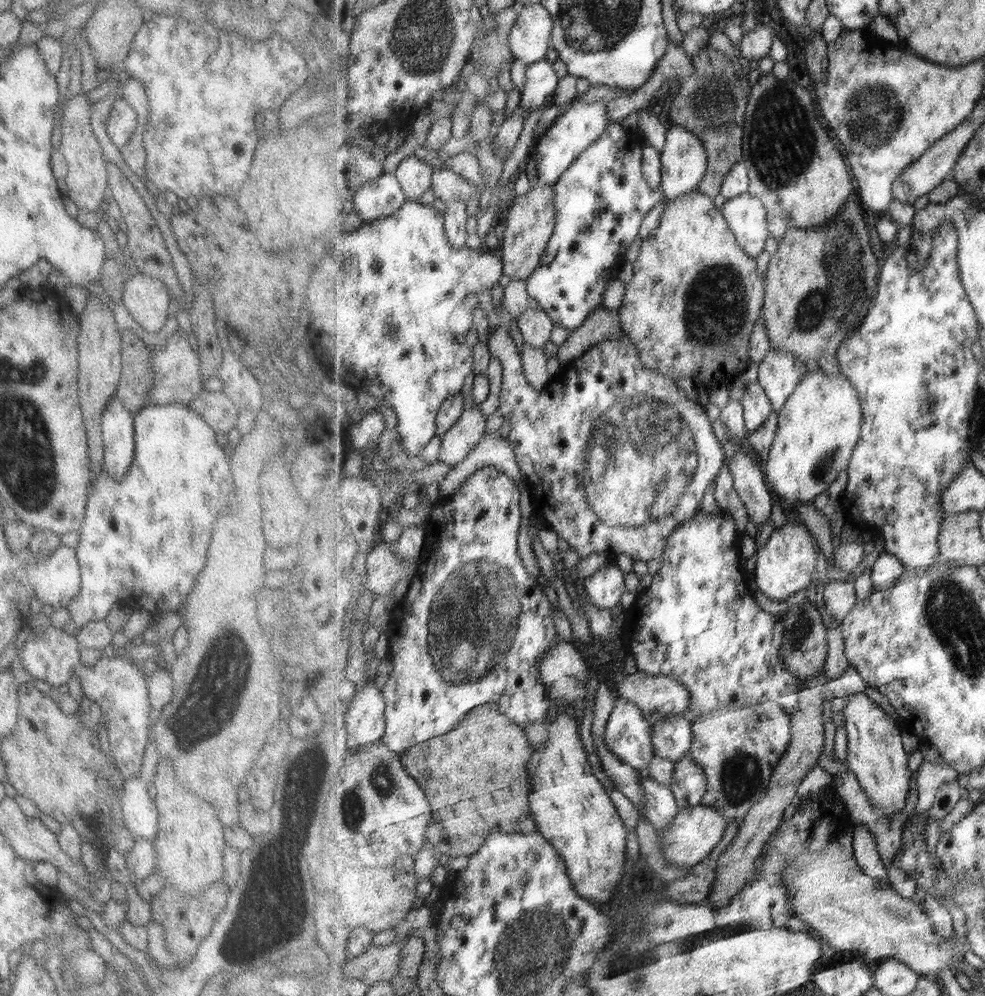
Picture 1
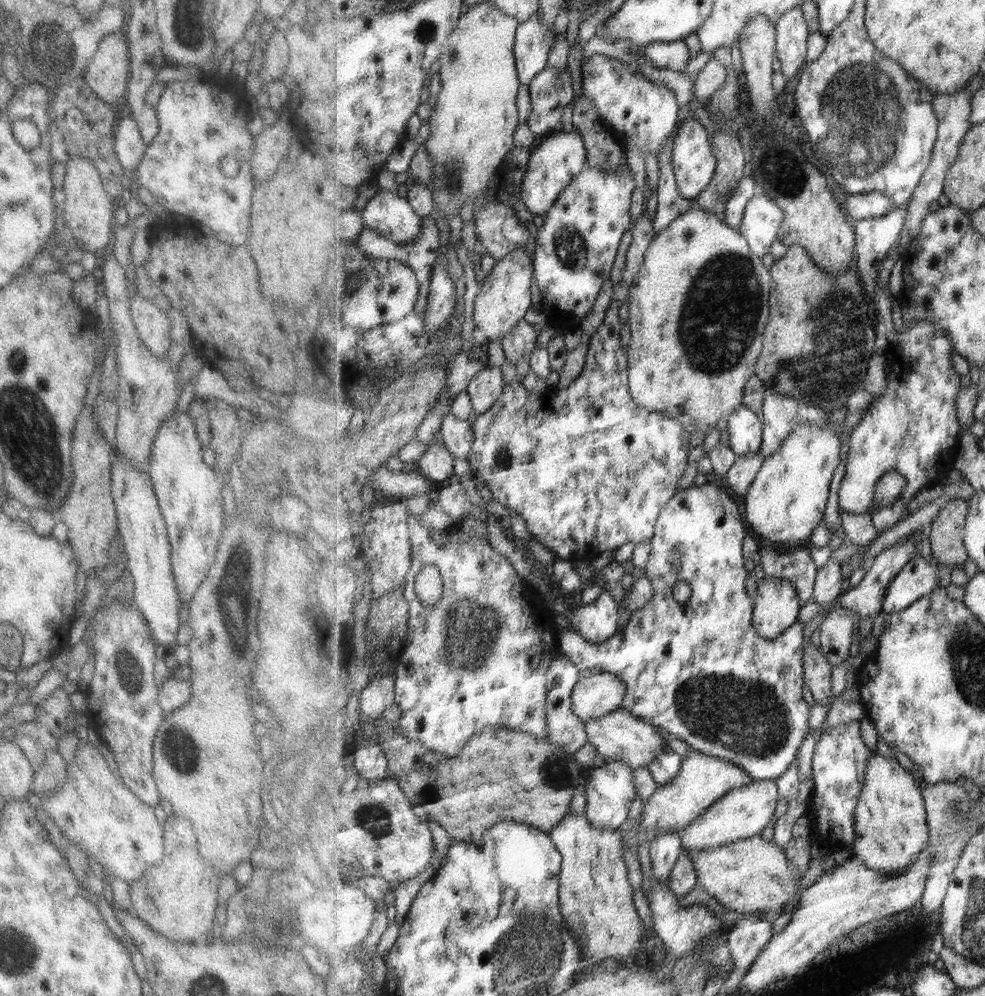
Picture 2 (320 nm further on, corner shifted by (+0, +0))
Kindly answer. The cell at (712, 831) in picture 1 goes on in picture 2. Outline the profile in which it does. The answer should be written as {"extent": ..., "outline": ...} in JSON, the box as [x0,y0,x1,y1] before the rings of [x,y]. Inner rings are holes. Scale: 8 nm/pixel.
{"extent":[681,780,779,850],"outline":[[[775,780],[753,781],[751,785],[742,789],[728,792],[681,832],[684,848],[707,850],[761,836],[761,832],[769,824],[773,824],[771,820],[775,818],[775,808],[779,799],[779,789]]]}

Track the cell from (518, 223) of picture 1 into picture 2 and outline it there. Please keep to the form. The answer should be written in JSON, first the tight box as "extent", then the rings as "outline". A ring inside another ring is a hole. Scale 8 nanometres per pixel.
{"extent":[474,248,534,342],"outline":[[[516,248],[514,252],[505,256],[495,265],[485,277],[479,293],[474,301],[475,328],[482,330],[488,342],[502,342],[502,338],[524,319],[531,309],[531,284],[533,284],[534,263],[529,258],[527,250]]]}

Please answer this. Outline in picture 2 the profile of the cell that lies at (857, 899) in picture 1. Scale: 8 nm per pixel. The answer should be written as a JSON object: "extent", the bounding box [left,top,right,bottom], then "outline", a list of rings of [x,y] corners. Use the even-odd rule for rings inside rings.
{"extent":[683,836,805,922],"outline":[[[756,836],[707,850],[684,848],[683,853],[687,853],[693,861],[704,895],[711,895],[727,911],[740,914],[760,912],[773,922],[785,914],[787,902],[790,900],[791,903],[797,894],[799,899],[791,910],[791,917],[801,909],[801,899],[805,894],[805,890],[801,892],[801,877],[797,869],[789,864],[784,850],[773,840],[765,841]]]}

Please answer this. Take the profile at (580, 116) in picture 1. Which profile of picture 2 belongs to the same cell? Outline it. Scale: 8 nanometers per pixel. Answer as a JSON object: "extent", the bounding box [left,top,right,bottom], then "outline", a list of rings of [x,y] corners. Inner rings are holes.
{"extent":[520,129,587,216],"outline":[[[573,129],[571,133],[560,131],[554,135],[551,134],[530,156],[520,188],[520,200],[533,216],[547,216],[571,181],[586,169],[587,161],[587,149],[579,130]]]}

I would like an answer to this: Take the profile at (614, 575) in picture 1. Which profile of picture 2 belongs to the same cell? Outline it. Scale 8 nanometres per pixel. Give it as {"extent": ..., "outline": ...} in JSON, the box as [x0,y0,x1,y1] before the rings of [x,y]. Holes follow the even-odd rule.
{"extent":[568,588,626,644],"outline":[[[609,588],[593,604],[581,604],[577,610],[568,610],[571,623],[568,630],[578,632],[585,640],[601,644],[615,635],[620,621],[626,617],[619,614],[619,603],[615,602]]]}

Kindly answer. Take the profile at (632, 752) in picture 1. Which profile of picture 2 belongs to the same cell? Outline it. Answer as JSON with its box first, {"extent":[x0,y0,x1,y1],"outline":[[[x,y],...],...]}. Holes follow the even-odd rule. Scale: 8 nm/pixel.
{"extent":[585,758,638,830],"outline":[[[615,758],[613,762],[606,762],[603,767],[593,768],[590,781],[585,784],[586,791],[586,817],[592,826],[609,830],[613,828],[619,830],[627,822],[631,802],[638,796],[635,788],[635,770],[628,762],[623,762],[620,758]]]}

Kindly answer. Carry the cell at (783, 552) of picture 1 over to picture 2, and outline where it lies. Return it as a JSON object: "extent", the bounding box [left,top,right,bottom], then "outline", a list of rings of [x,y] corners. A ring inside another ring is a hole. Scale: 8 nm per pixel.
{"extent":[753,578,800,640],"outline":[[[766,578],[759,583],[753,624],[762,638],[775,640],[800,620],[800,593],[788,580]]]}

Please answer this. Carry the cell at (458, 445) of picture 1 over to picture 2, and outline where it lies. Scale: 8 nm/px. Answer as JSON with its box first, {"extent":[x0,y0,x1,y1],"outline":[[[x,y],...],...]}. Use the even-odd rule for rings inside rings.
{"extent":[420,442,453,482],"outline":[[[444,442],[431,444],[422,456],[420,472],[431,482],[442,482],[453,476],[453,453],[447,451]]]}

